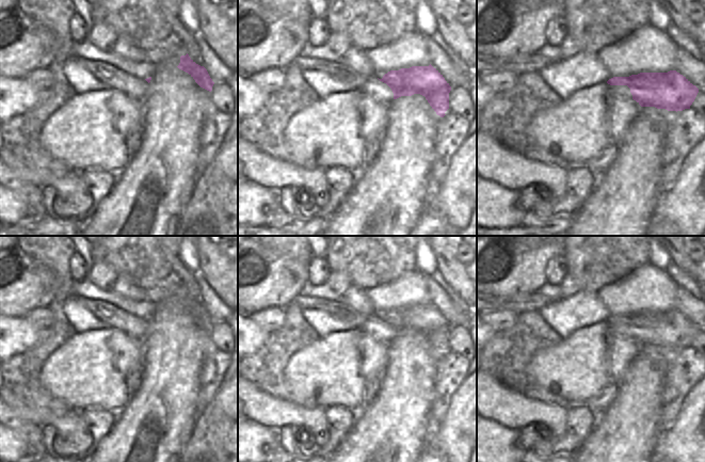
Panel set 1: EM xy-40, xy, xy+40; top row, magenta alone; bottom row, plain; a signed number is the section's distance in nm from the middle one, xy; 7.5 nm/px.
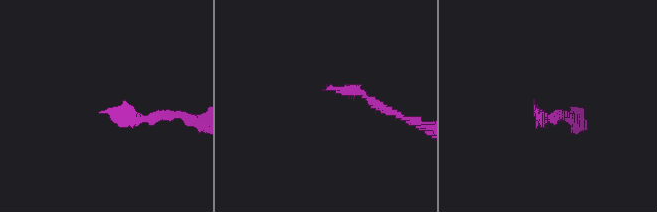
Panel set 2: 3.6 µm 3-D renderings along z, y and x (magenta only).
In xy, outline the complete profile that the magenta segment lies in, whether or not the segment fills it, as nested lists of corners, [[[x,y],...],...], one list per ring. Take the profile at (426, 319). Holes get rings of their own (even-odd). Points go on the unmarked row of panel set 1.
[[[431,303],[390,309],[378,318],[365,316],[359,328],[364,333],[387,344],[401,335],[420,333],[426,336],[437,354],[444,356],[449,348],[451,325]]]

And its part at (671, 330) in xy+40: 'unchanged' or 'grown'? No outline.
grown

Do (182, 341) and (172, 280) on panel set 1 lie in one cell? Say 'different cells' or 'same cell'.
different cells

